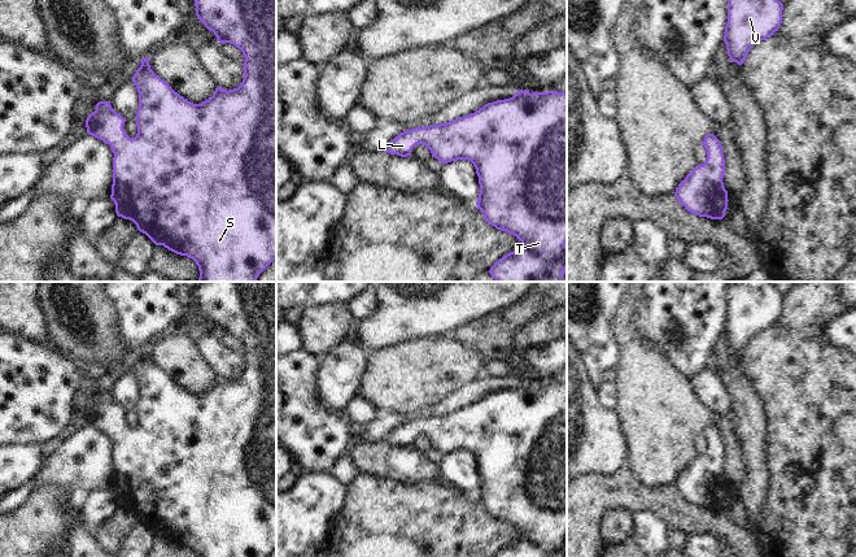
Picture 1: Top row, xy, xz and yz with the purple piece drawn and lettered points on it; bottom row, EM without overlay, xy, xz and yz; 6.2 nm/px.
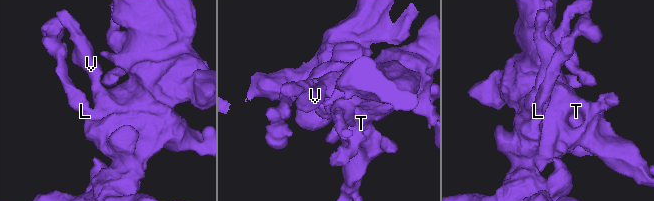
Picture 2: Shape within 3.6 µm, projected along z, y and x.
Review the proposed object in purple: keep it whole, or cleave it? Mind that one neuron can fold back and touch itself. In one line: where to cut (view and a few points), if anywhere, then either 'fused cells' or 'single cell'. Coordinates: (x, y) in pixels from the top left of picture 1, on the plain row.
no cut | single cell

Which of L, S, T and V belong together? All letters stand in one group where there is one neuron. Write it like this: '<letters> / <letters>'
L S T V

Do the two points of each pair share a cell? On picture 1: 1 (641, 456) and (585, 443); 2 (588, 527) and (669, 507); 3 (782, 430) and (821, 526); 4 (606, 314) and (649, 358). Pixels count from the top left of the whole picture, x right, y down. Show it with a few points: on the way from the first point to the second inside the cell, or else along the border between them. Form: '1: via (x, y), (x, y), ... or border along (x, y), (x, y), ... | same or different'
1: border along (620, 423), (628, 449), (627, 464) | different
2: via (605, 505), (610, 500), (647, 500) | same
3: via (782, 455), (784, 492), (796, 505) | same
4: border along (625, 295), (614, 330), (619, 353) | different

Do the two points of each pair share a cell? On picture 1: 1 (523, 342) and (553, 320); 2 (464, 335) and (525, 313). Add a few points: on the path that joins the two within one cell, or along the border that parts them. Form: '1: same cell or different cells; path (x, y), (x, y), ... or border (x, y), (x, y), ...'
1: same cell; path (531, 336), (545, 327)
2: same cell; path (480, 335), (492, 335), (510, 320)

